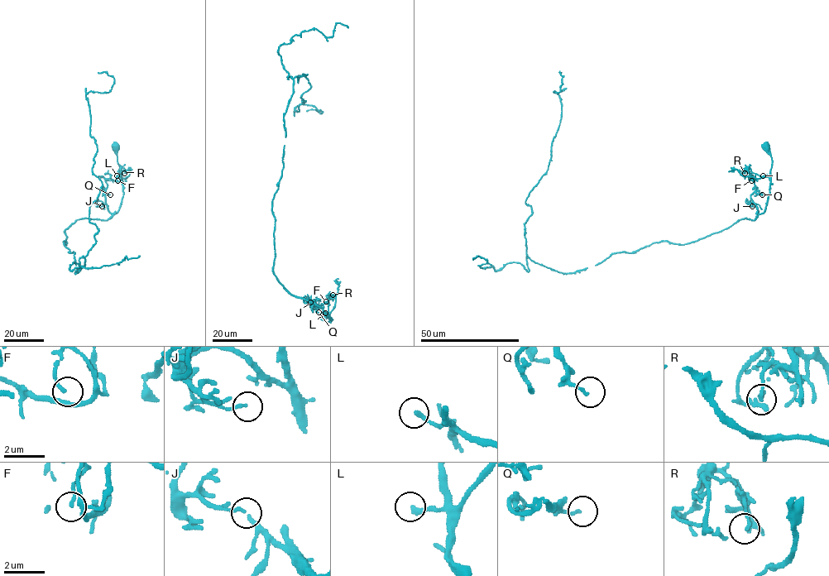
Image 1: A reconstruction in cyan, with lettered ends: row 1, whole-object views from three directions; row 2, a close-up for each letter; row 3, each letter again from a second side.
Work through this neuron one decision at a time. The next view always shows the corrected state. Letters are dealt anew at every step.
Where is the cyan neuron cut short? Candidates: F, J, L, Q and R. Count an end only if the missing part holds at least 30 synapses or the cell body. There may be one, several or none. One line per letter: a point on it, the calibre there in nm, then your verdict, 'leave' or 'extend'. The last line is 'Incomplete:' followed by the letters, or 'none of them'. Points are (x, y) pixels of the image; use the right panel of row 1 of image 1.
F: at (751, 180); 140 nm thick; leave
J: at (752, 206); 140 nm thick; leave
L: at (763, 175); 240 nm thick; leave
Q: at (762, 194); 130 nm thick; leave
R: at (745, 173); 140 nm thick; leave
Incomplete: none of them

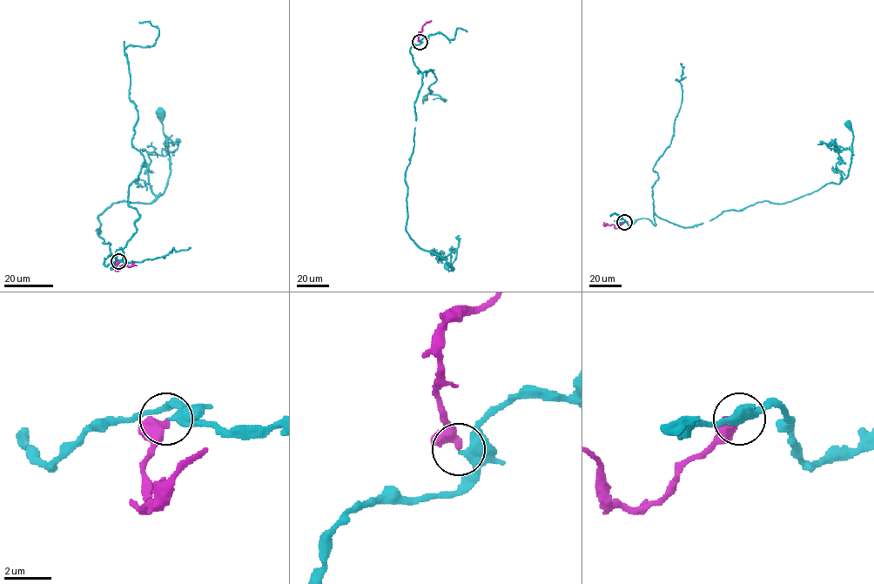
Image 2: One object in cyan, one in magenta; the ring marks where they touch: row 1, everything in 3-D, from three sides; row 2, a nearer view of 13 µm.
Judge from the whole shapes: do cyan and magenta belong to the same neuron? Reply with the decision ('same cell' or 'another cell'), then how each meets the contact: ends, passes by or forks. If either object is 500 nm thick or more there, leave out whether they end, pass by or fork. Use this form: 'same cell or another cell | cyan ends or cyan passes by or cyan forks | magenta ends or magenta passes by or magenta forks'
another cell | cyan ends | magenta ends

